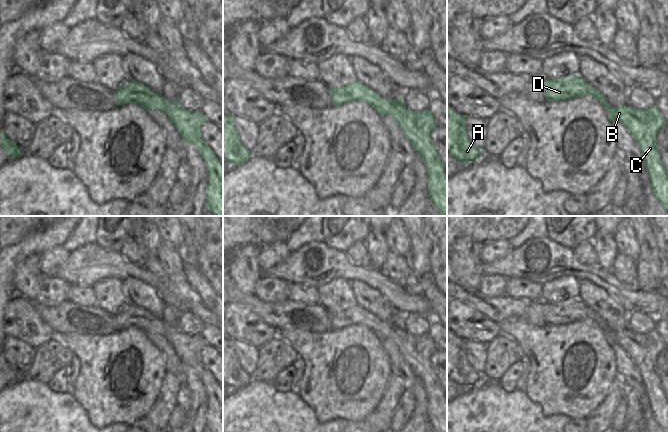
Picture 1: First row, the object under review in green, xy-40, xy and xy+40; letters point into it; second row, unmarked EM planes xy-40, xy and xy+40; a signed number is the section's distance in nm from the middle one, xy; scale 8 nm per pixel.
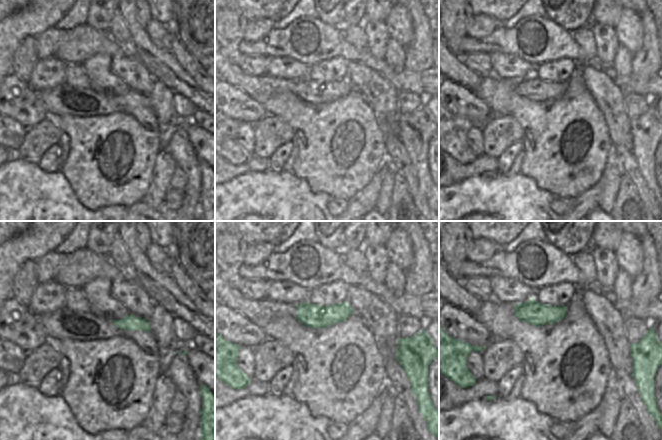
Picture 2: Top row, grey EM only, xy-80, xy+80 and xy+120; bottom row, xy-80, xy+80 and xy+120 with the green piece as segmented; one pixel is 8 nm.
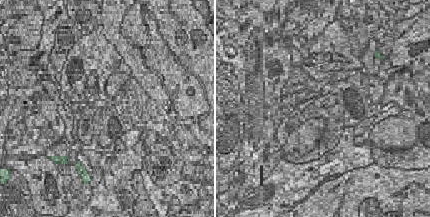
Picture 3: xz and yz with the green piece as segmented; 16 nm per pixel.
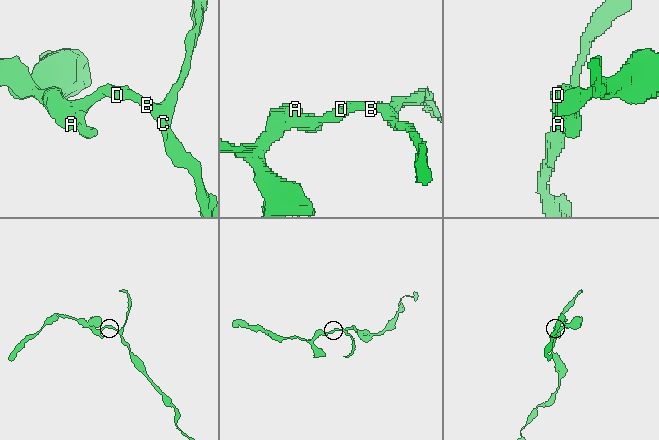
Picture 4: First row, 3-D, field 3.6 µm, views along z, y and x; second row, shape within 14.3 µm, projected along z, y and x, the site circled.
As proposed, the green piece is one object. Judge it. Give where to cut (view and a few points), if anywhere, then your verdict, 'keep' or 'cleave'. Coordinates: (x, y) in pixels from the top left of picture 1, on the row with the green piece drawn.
cut none; keep

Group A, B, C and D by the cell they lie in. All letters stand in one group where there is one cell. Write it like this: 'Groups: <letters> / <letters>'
Groups: A B C D.

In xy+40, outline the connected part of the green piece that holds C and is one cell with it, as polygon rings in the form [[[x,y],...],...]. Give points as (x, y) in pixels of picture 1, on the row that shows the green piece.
[[[579,73],[557,79],[540,78],[546,101],[565,101],[591,95],[608,110],[610,122],[617,119],[628,130],[640,148],[652,192],[668,211],[668,175],[662,166],[656,146],[656,134],[666,122],[658,108],[655,105],[647,109],[635,109],[629,105],[611,107],[602,93],[585,81]]]

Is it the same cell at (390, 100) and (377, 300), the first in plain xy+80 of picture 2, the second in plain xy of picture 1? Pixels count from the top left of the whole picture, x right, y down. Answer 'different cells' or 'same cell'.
same cell

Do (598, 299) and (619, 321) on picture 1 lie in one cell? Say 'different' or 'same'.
same

